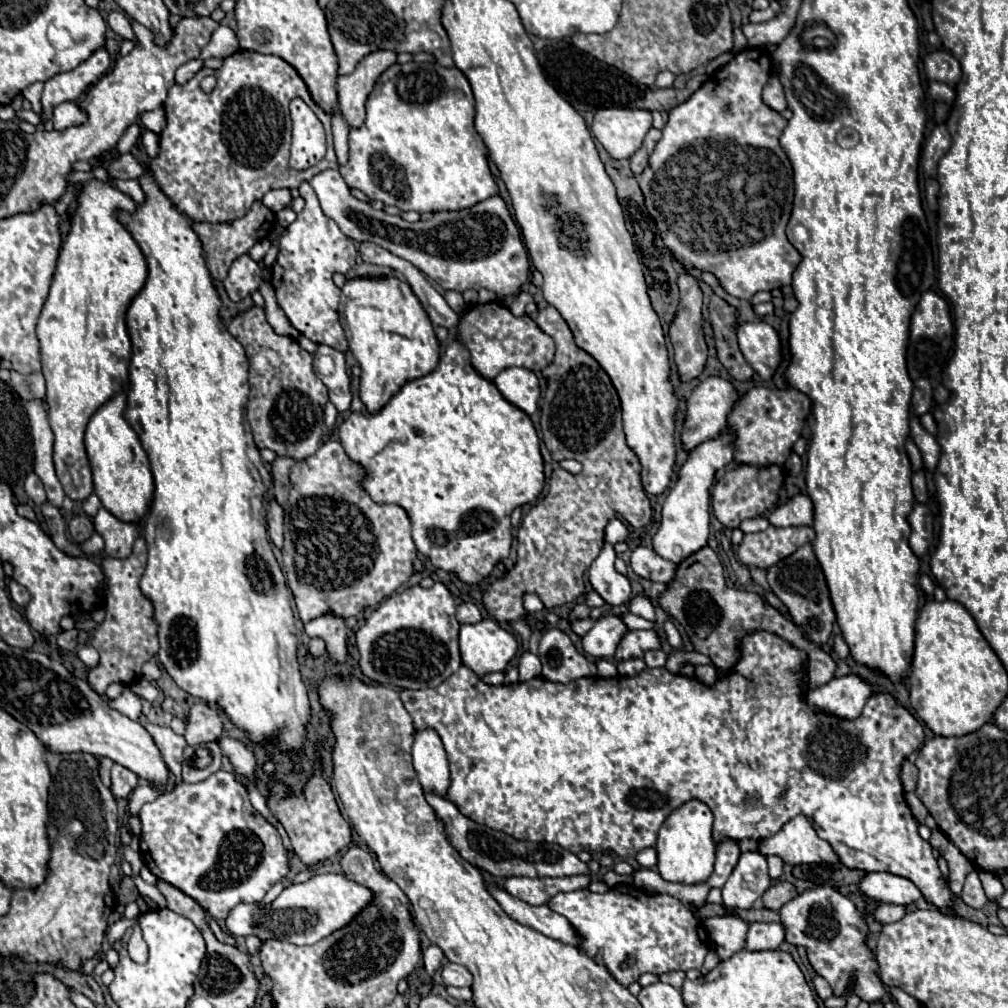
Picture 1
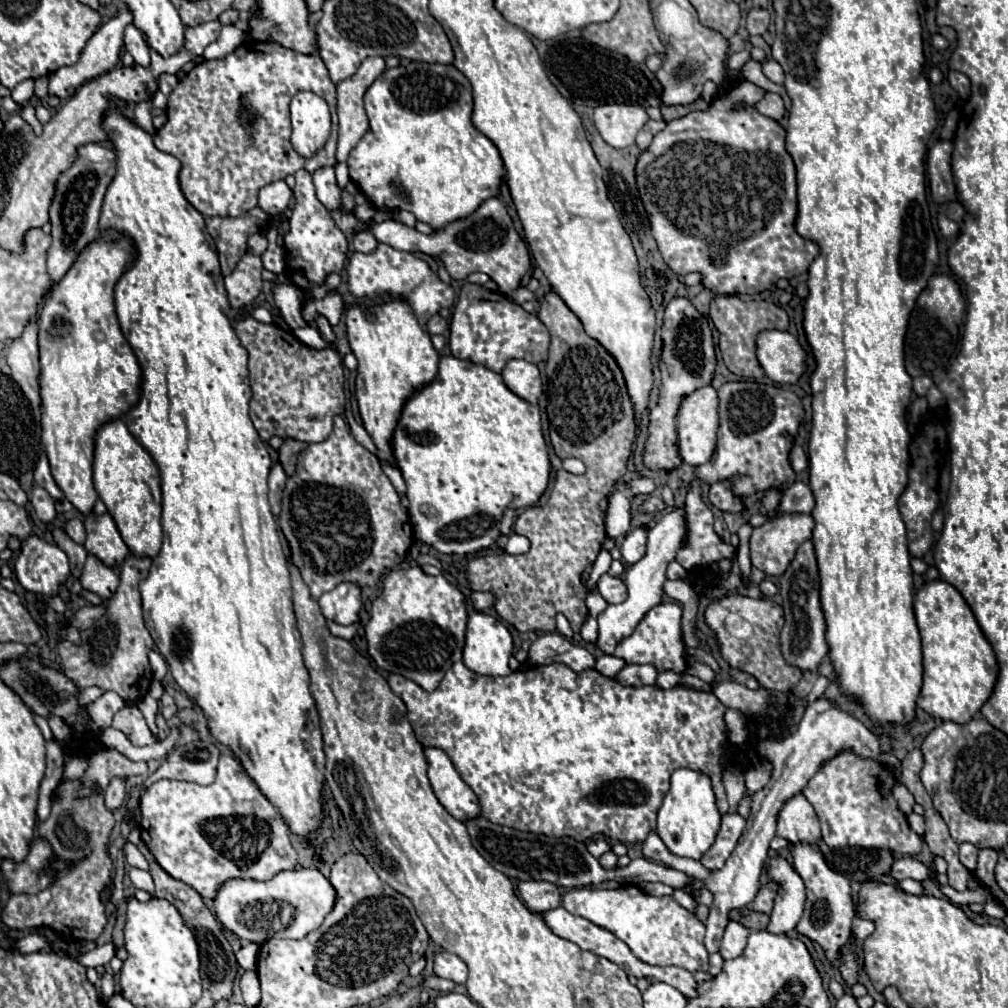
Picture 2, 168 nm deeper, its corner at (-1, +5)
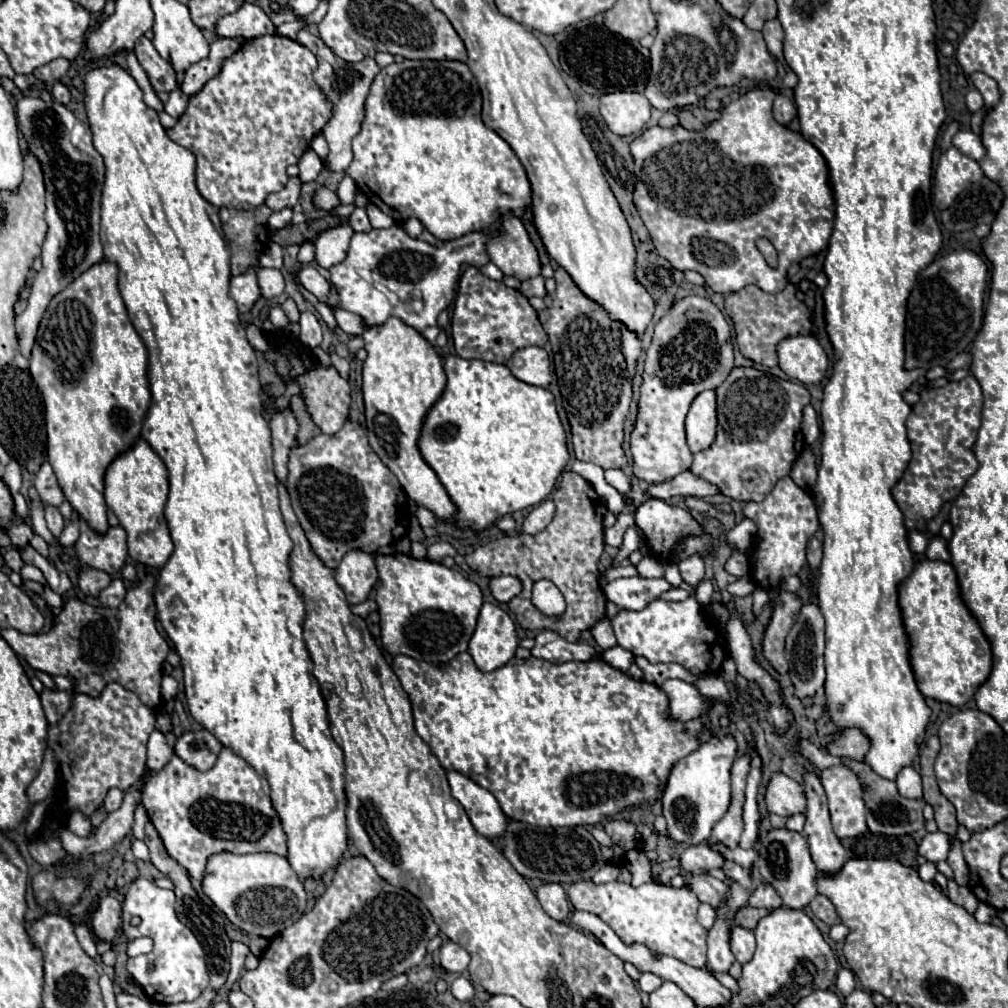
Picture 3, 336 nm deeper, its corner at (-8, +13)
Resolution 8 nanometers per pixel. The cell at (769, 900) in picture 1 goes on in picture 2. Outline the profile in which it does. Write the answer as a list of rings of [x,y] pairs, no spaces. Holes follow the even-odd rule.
[[[770,885],[760,887],[760,891],[758,891],[756,899],[752,901],[752,909],[754,909],[754,911],[762,911],[762,913],[770,913],[770,911],[772,911],[774,897],[776,897],[774,887],[770,887]]]

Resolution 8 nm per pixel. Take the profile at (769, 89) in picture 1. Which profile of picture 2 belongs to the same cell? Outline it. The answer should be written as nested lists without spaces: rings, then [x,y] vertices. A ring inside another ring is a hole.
[[[766,93],[764,99],[756,105],[756,109],[758,109],[762,115],[766,115],[766,117],[770,117],[770,119],[774,119],[774,121],[780,121],[780,119],[784,117],[784,113],[786,113],[782,97],[776,95],[776,93]]]

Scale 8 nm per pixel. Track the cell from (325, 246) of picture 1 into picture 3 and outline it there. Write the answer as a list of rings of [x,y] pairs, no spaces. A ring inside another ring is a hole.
[[[307,151],[305,157],[301,157],[301,161],[297,165],[299,165],[299,179],[303,183],[313,183],[323,169],[321,159],[313,151]]]

